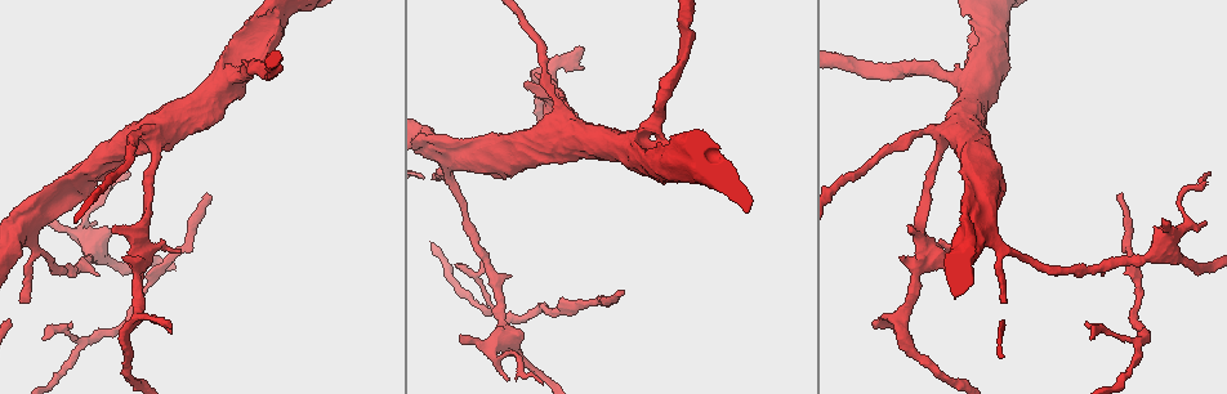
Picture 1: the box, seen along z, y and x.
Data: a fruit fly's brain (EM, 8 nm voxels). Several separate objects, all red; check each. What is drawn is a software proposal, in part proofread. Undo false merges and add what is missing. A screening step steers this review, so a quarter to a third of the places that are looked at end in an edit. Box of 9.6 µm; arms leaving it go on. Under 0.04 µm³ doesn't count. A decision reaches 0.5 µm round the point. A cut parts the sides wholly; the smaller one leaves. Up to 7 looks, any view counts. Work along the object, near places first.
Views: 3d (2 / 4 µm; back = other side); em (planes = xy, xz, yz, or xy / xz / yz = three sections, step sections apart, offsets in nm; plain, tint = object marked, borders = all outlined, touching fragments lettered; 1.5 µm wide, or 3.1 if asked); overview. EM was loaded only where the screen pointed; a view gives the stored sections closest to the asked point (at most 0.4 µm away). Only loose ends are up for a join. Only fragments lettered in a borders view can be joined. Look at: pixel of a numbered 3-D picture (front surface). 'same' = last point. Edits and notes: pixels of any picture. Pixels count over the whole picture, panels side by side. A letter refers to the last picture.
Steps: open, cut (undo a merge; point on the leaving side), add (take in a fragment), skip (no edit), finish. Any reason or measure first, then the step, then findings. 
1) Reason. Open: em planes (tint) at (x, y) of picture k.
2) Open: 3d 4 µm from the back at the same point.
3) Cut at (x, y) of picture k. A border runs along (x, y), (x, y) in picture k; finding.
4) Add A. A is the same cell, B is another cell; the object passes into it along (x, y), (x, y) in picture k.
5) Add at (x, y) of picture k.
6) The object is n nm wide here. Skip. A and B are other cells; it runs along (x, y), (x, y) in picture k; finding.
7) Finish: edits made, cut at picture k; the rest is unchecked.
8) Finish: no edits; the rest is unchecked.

Open: em planes (tint) at (20, 298) of picture 1.

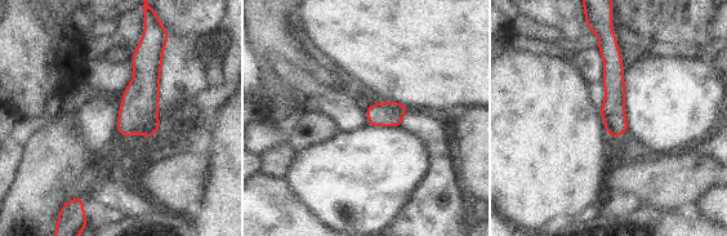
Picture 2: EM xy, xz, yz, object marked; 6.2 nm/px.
See the neighbours. Open: em planes (borders) at the same point.

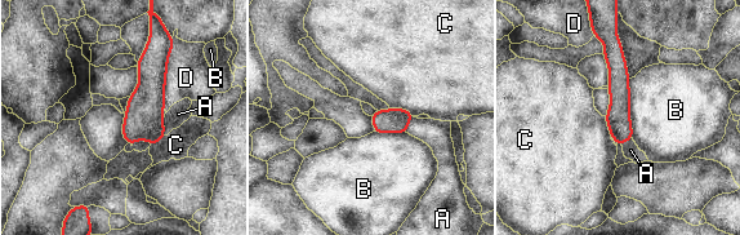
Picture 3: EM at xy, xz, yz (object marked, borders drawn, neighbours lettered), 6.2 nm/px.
Skip. A, B, C and D are other cells; a border runs along (628, 79), (629, 124), (633, 138) in picture 3; no lettered fragment goes on from it.

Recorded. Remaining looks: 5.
Thin end. Open: 3d 4 µm at (1087, 322) of picture 1.

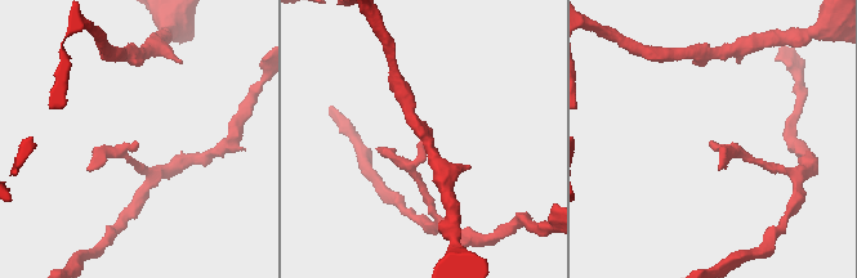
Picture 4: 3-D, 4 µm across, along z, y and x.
Open: em yz step 8 (tint) at (136, 142) of picture 4.

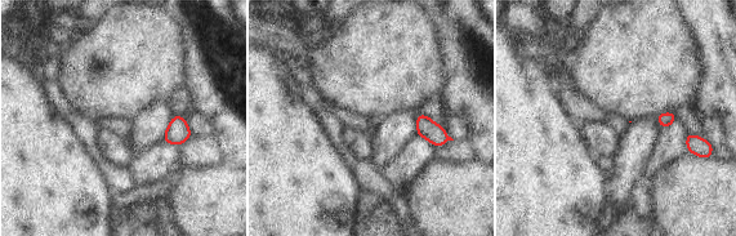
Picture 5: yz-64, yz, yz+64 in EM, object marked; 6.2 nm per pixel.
Another direction. Open: em planes (borders) at the same point.

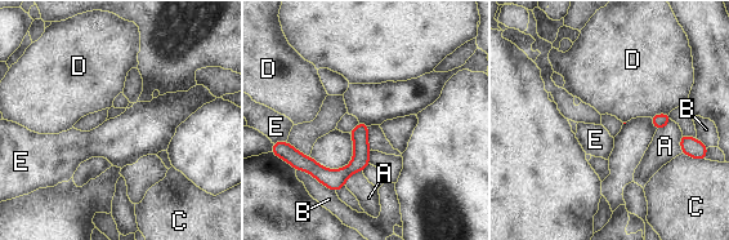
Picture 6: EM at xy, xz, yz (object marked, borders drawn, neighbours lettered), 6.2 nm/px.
Skip. A, B, C, D and E are other cells; none of them fits.

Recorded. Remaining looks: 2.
Finish: no edits; the rest is unchecked.

